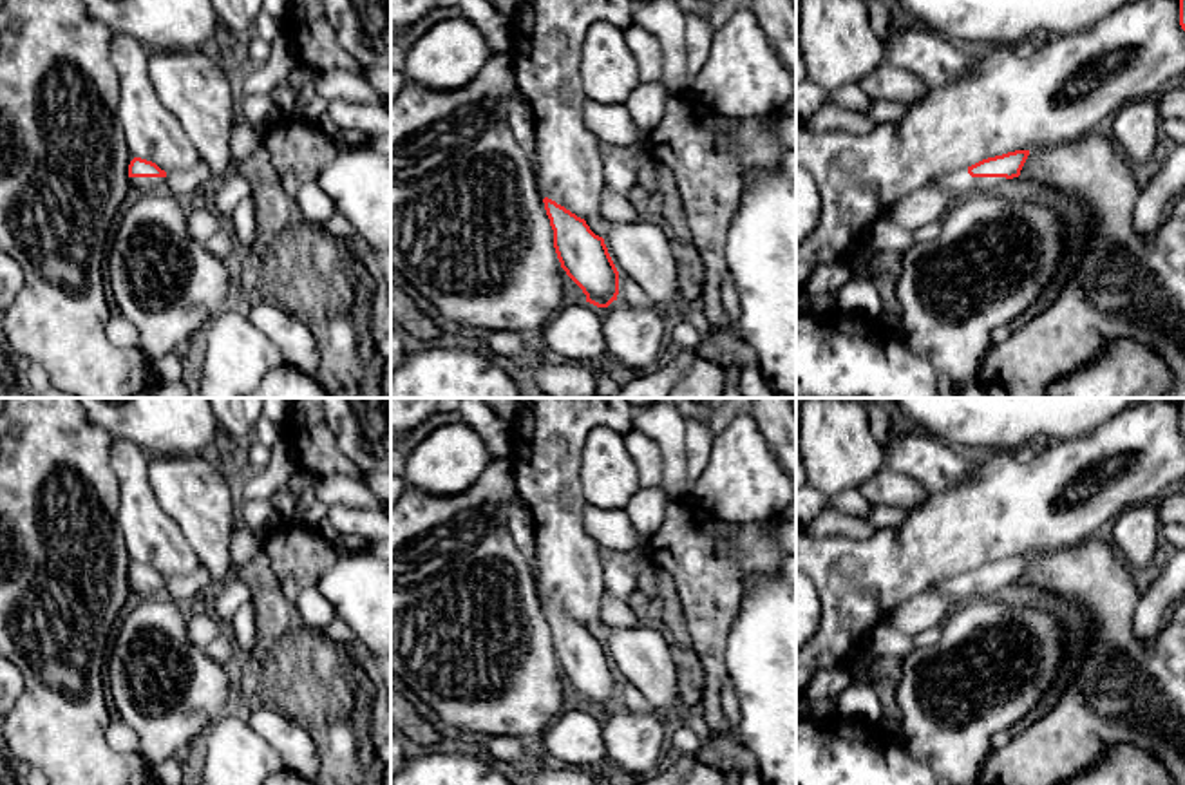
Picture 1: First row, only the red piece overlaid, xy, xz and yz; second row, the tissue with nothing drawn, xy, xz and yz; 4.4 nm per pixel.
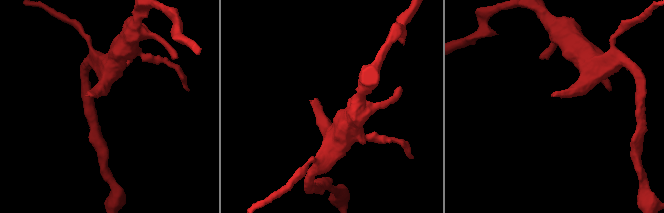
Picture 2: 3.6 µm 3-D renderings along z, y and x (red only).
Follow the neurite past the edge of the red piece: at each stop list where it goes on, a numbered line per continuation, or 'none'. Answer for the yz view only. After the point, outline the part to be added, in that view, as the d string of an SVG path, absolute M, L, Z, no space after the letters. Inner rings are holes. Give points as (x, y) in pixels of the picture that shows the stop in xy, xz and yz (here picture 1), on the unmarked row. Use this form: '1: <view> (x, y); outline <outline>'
1: yz (959, 586); outline M964 572L944 579L935 591L952 597L959 606L972 599L988 599L1004 586L1006 582L972 582Z

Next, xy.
1: xy (145, 590); outline M130 582L130 591L141 599L156 599L165 595L165 582Z

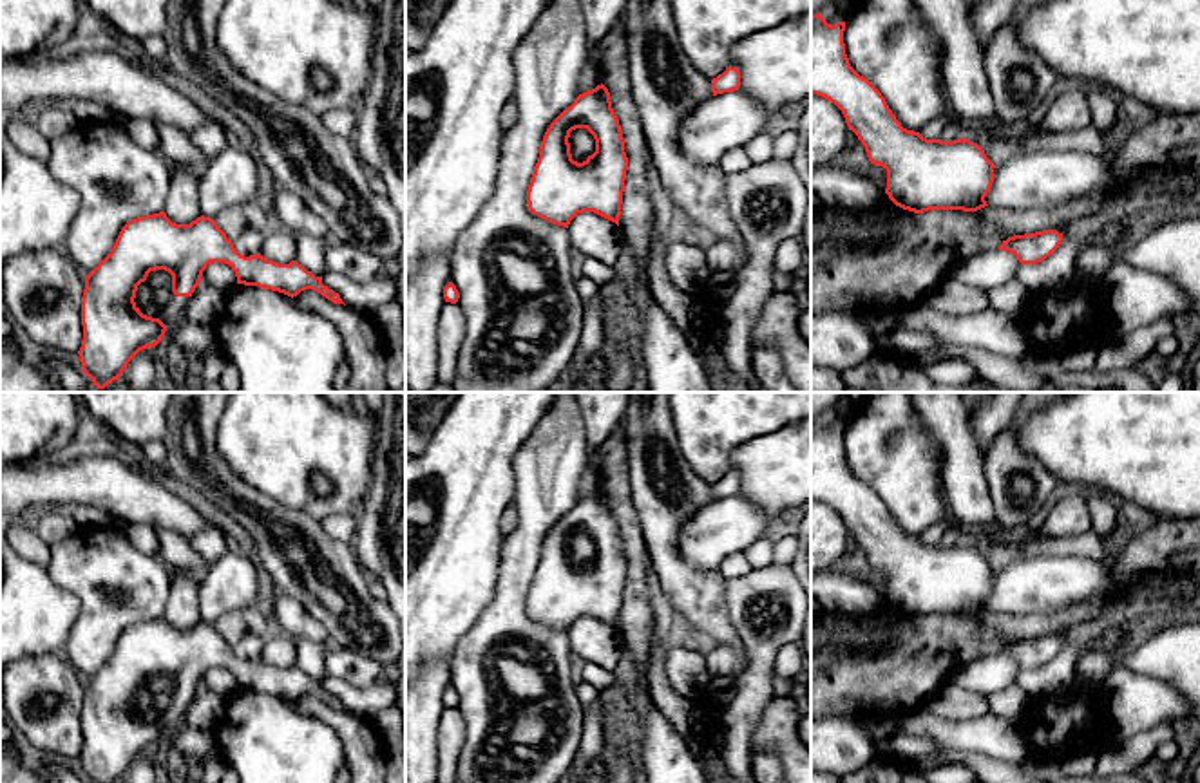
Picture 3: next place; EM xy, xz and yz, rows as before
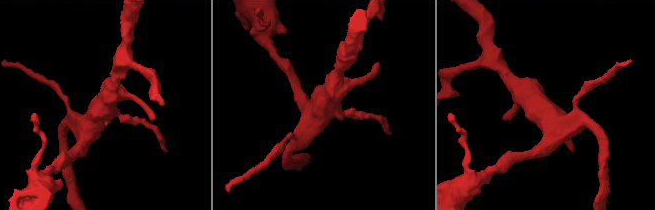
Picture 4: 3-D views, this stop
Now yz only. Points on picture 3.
none

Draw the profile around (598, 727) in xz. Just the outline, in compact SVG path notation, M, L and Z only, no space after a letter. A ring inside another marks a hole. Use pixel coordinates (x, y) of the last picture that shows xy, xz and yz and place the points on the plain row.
M597 698L588 705L581 741L565 783L595 783L594 763L603 758L614 738L614 711Z

